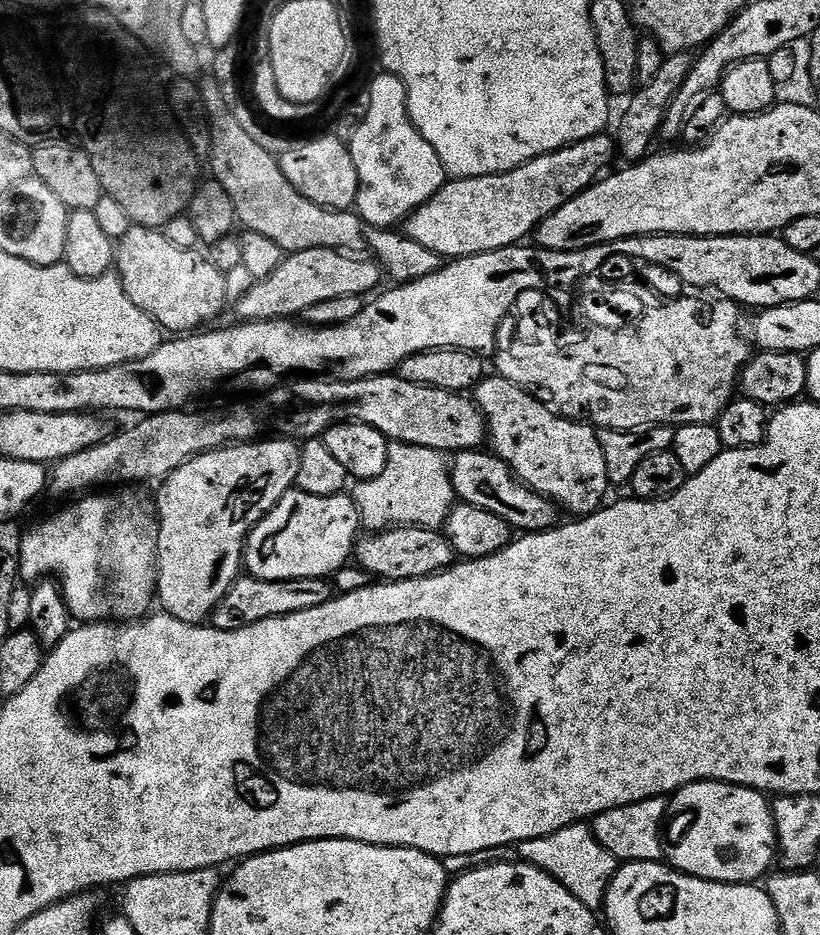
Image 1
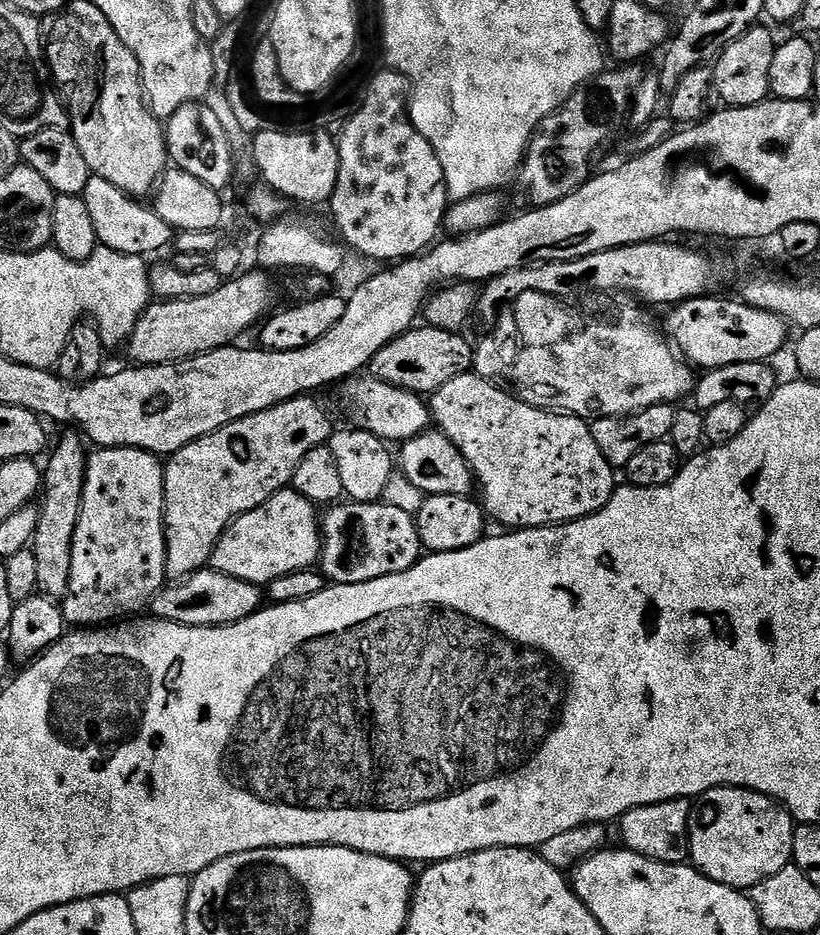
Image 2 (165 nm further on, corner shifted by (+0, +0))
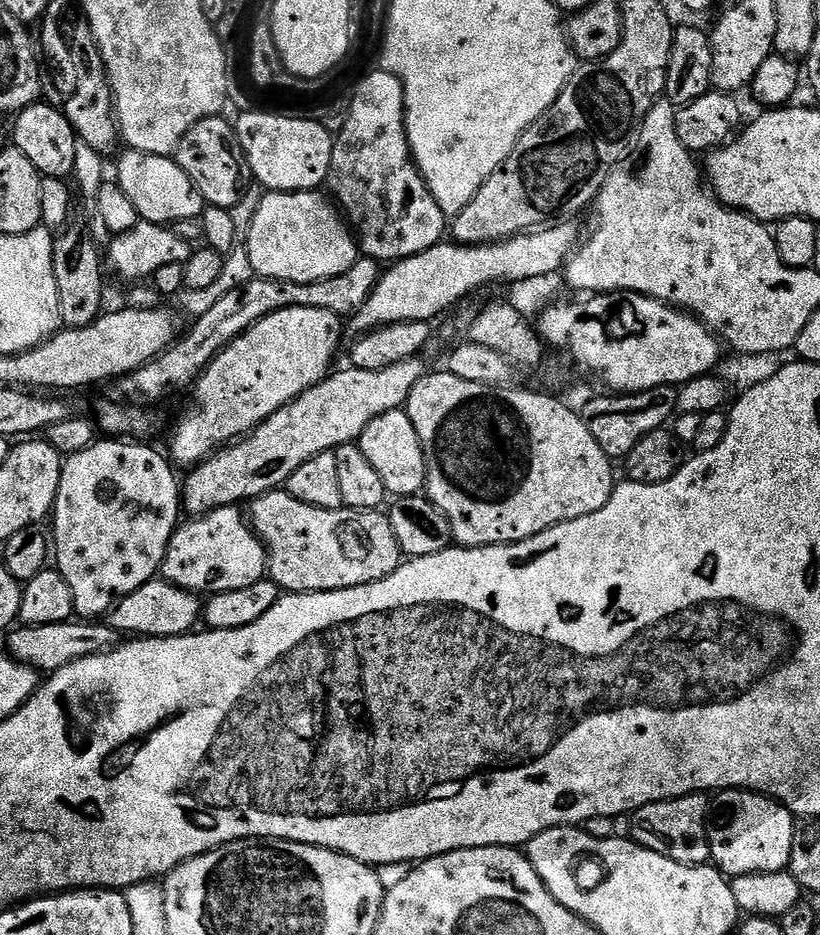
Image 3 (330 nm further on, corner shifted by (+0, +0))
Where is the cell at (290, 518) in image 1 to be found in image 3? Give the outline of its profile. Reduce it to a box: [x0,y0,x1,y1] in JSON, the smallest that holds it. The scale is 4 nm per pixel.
[162,506,268,594]

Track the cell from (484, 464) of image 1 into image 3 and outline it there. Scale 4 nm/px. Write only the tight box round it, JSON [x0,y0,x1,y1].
[358,410,426,496]

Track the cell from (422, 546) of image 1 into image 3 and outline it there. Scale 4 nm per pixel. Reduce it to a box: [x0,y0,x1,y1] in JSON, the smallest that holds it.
[246,490,402,593]

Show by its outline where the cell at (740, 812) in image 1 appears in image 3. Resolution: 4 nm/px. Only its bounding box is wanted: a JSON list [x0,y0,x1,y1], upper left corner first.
[708,790,798,878]

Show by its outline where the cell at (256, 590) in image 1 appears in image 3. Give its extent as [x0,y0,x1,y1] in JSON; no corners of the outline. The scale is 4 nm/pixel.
[106,578,202,638]

